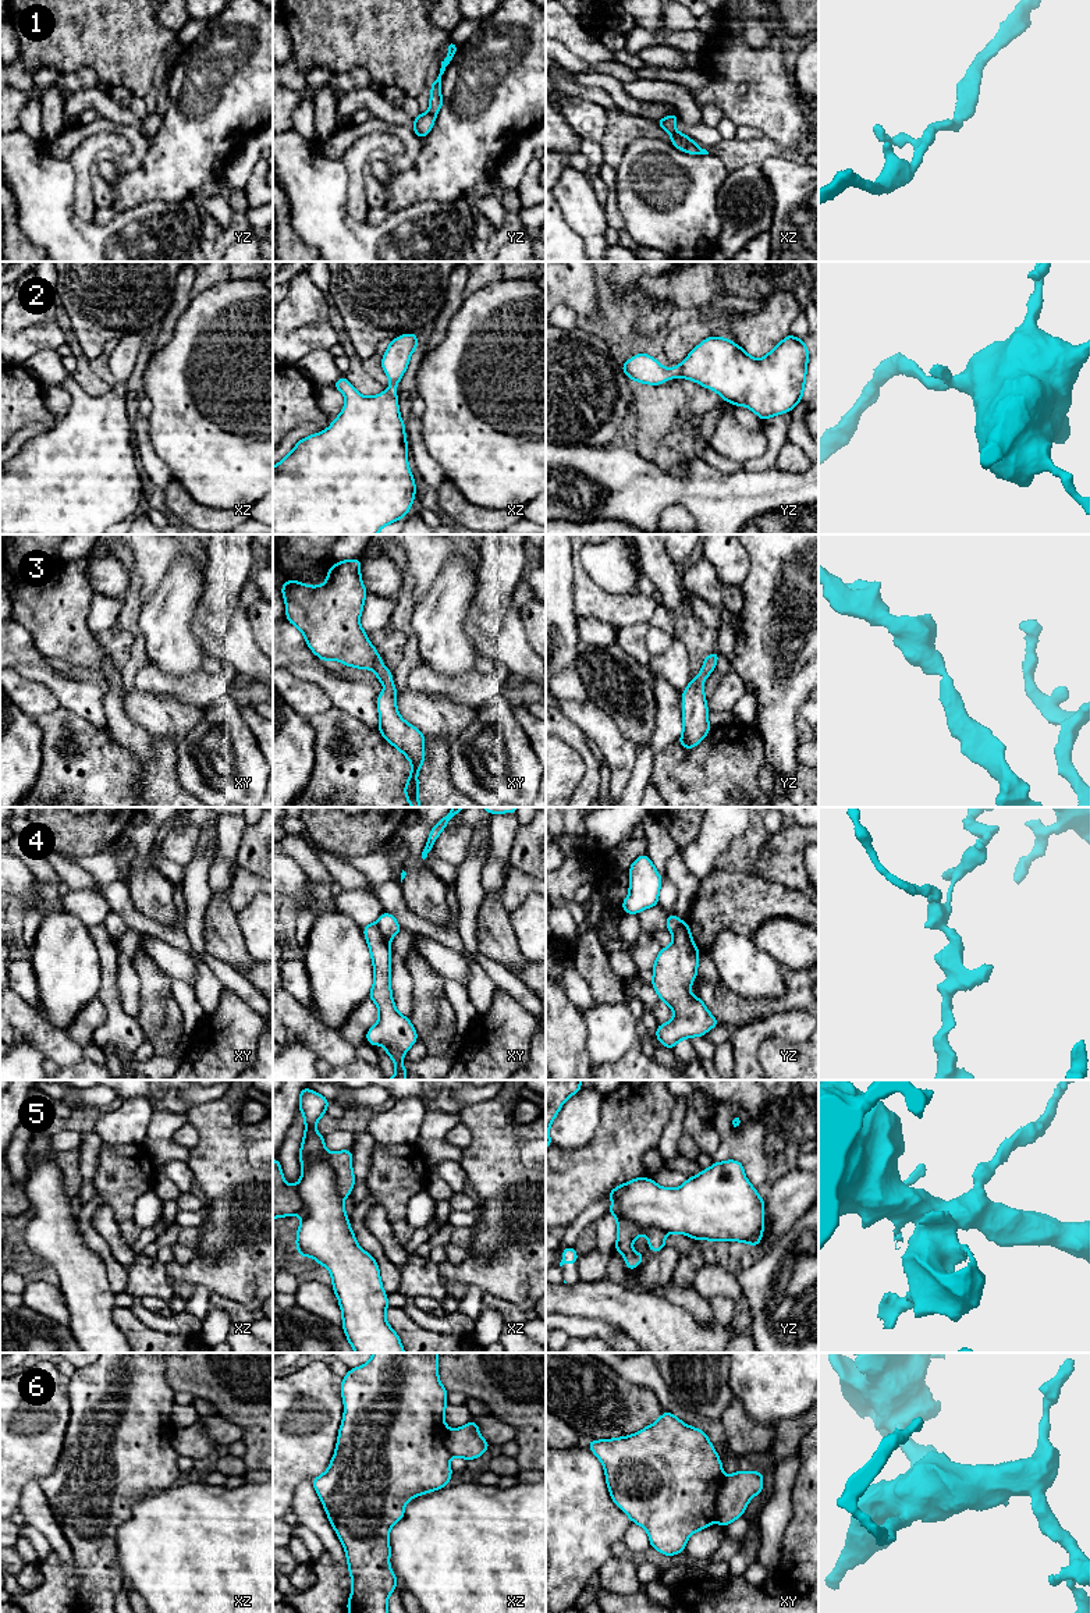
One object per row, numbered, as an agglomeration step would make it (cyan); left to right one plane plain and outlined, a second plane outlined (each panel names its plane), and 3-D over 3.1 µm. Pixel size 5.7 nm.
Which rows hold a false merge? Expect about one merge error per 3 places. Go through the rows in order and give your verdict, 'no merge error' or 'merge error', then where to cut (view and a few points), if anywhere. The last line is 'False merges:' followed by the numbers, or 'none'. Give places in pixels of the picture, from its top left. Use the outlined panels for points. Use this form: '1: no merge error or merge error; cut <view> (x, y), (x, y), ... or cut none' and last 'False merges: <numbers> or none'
1: no merge error; cut none
2: no merge error; cut none
3: no merge error; cut none
4: merge error; cut xy (375, 923), (389, 940)
5: merge error; cut yz (617, 1219), (631, 1219), (642, 1228), (660, 1229), (666, 1233)
6: merge error; cut xy (724, 1477), (717, 1496), (714, 1520)
False merges: 4, 5, 6

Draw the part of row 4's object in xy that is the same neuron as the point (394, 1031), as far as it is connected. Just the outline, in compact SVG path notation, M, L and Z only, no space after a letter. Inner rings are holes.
M376 923L363 927L363 934L373 963L373 987L369 998L379 1008L379 1020L366 1033L370 1045L383 1045L395 1065L395 1076L387 1080L406 1080L402 1065L404 1055L418 1041L409 1017L402 1016L394 1005L391 994L391 946Z

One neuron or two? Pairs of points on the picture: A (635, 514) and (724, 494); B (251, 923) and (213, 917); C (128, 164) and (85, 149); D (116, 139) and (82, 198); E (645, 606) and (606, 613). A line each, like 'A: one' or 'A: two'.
A: one
B: two
C: two
D: one
E: one

